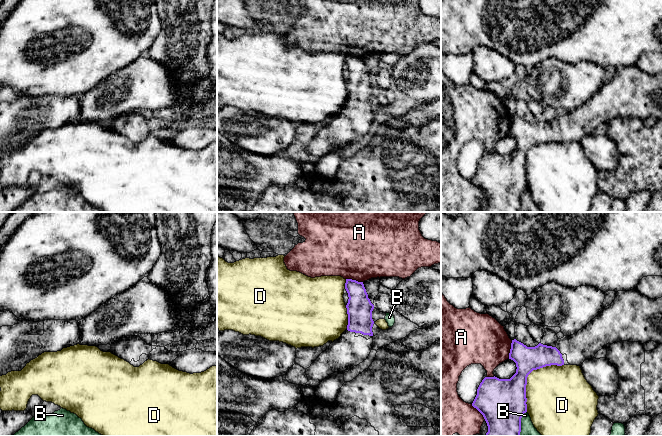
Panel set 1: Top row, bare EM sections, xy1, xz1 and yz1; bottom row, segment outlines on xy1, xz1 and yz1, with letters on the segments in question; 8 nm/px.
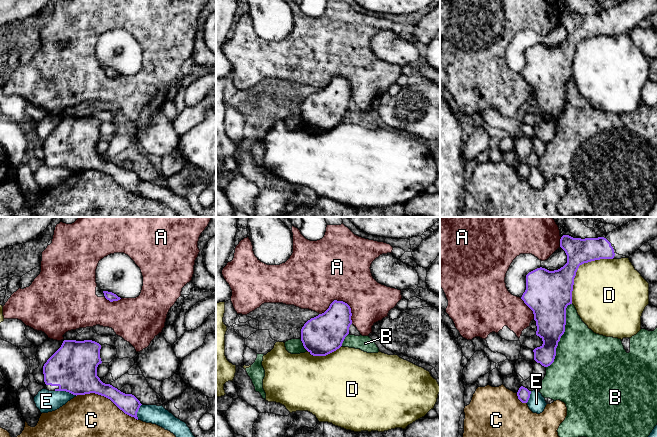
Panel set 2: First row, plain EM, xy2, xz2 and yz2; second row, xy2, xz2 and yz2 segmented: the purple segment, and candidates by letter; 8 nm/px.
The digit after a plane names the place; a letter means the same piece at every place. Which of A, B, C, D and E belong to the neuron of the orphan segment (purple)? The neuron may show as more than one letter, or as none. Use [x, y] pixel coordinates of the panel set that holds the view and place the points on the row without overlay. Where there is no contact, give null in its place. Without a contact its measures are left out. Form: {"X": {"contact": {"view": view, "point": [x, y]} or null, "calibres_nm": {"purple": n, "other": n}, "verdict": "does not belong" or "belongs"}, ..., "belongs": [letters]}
{"A": {"contact": {"view": "xz2", "point": [342, 77]}, "calibres_nm": {"purple": 280, "other": 480}, "verdict": "does not belong"}, "B": {"contact": {"view": "yz2", "point": [562, 110]}, "calibres_nm": {"purple": 280, "other": 440}, "verdict": "does not belong"}, "C": {"contact": {"view": "xy2", "point": [107, 173]}, "calibres_nm": {"purple": 240, "other": 480}, "verdict": "does not belong"}, "D": {"contact": {"view": "yz1", "point": [527, 152]}, "calibres_nm": {"purple": 320, "other": 440}, "verdict": "does not belong"}, "E": {"contact": {"view": "xy2", "point": [66, 167]}, "calibres_nm": {"purple": 380, "other": 180}, "verdict": "does not belong"}, "belongs": []}

